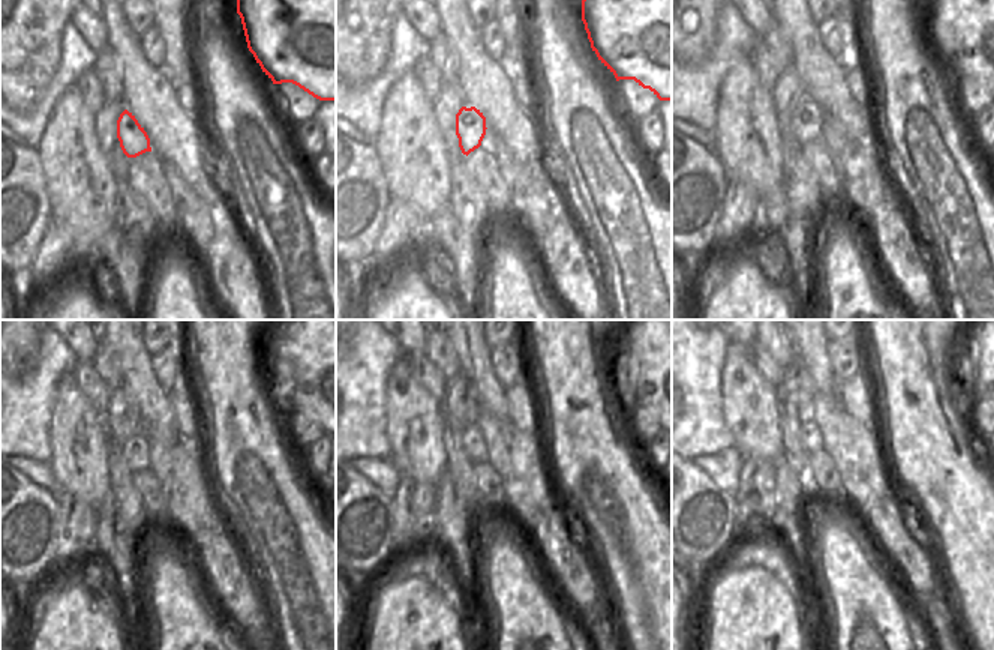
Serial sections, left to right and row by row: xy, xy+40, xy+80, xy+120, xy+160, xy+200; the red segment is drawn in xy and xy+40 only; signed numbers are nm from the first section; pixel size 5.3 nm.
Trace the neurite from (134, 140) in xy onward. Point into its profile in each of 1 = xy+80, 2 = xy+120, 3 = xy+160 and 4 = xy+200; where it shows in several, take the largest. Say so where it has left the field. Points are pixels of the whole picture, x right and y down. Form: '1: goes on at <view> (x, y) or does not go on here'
1: goes on at xy+80 (805, 122)
2: goes on at xy+120 (137, 457)
3: goes on at xy+160 (476, 454)
4: goes on at xy+200 (816, 446)

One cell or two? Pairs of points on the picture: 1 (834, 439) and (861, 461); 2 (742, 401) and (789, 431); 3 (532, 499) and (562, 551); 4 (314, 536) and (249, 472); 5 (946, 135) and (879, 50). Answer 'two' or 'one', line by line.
1: one
2: two
3: two
4: one
5: one

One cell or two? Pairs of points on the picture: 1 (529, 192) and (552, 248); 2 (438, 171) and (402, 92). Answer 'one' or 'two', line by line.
1: two
2: one

